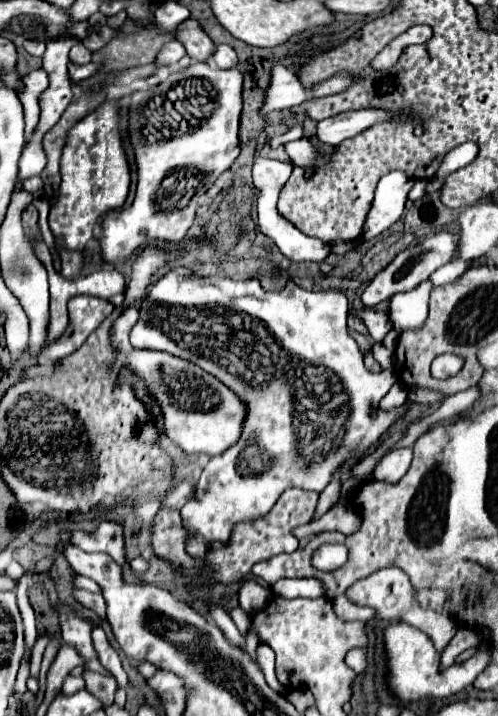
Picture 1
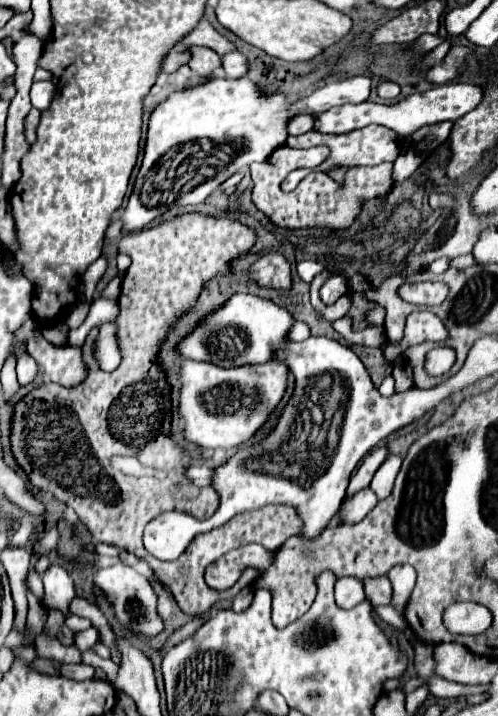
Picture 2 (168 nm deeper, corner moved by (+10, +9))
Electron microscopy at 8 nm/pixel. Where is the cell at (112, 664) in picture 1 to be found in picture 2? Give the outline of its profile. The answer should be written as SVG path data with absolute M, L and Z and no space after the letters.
M91 626L91 628L87 628L85 632L79 632L79 634L75 634L75 646L79 648L79 650L89 650L95 642L97 642L97 630Z

